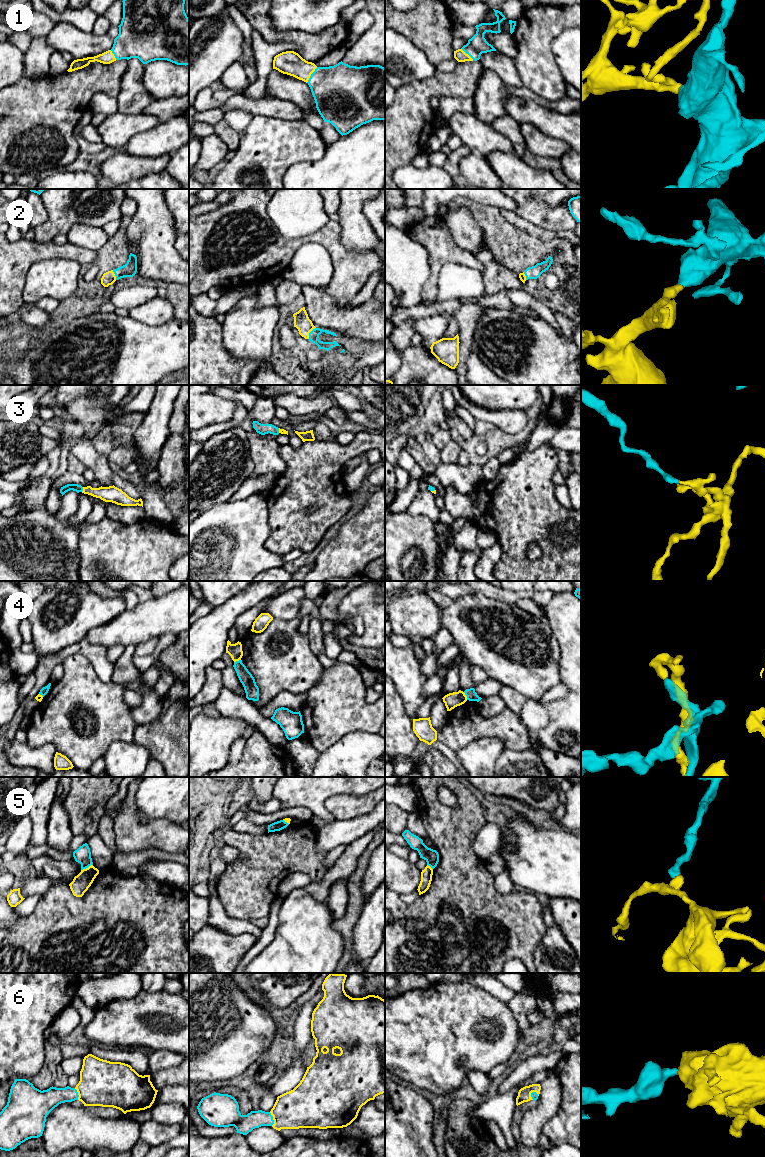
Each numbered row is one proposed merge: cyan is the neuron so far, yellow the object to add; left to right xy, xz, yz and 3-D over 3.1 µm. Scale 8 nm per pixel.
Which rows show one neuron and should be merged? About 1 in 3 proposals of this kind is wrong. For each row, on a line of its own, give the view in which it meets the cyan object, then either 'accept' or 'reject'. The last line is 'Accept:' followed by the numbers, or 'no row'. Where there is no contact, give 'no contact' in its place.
1: meets cyan in xz; accept
2: meets cyan in xz; accept
3: meets cyan in xy; accept
4: meets cyan in yz; reject
5: meets cyan in xy; reject
6: meets cyan in xz; accept
Accept: 1, 2, 3, 6

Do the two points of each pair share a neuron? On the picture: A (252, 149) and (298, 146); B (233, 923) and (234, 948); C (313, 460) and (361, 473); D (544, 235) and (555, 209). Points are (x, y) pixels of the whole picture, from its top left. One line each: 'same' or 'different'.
A: same
B: different
C: different
D: different

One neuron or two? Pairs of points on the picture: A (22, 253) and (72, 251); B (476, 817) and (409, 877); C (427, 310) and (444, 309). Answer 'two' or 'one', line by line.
A: one
B: two
C: one

